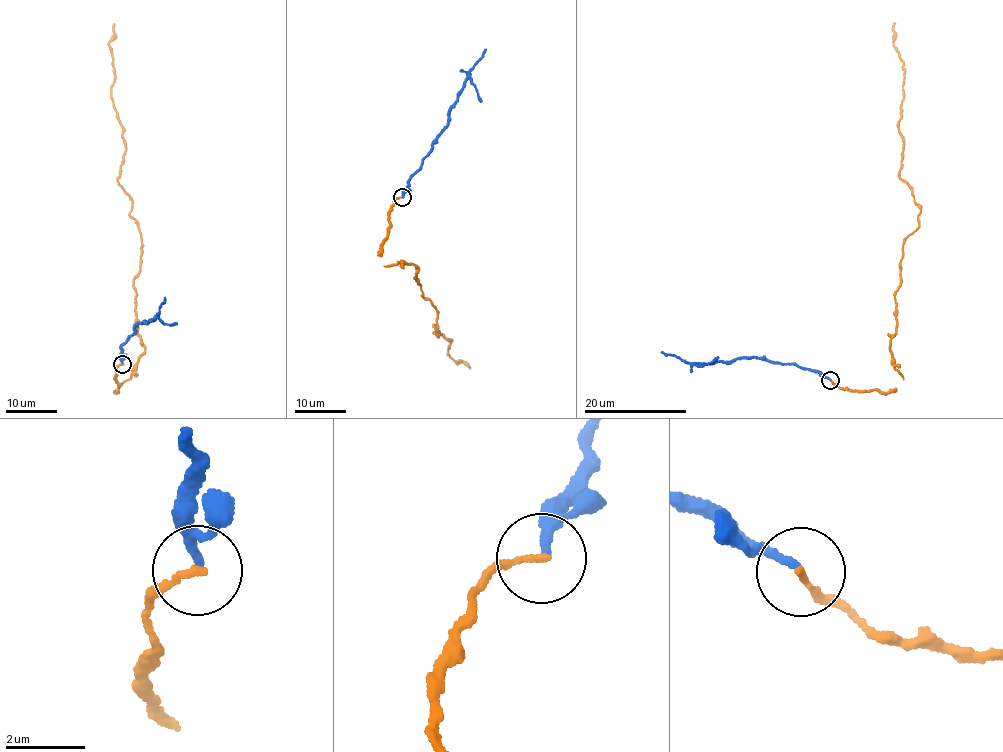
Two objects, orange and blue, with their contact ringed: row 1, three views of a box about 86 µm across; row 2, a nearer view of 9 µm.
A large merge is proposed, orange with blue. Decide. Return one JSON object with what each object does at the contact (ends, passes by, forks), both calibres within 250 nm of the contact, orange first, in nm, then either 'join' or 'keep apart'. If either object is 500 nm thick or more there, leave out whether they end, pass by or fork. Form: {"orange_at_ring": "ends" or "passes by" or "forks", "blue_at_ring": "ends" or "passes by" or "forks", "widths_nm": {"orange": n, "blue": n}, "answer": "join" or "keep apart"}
{"orange_at_ring": "ends", "blue_at_ring": "ends", "widths_nm": {"orange": 190, "blue": 200}, "answer": "keep apart"}

